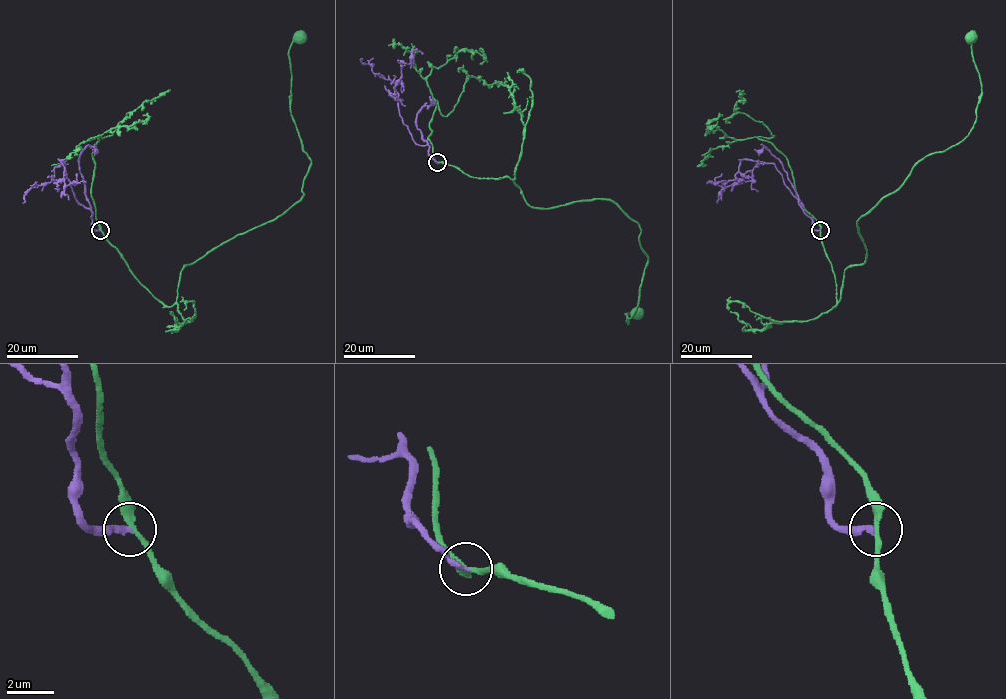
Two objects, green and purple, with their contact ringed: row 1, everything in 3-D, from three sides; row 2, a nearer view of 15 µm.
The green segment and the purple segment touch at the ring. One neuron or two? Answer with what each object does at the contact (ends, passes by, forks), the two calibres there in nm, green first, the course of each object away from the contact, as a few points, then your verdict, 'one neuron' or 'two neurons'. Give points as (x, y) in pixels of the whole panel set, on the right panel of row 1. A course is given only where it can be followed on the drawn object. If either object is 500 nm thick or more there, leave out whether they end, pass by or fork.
green passes by; purple ends; calibres 240 and 200 nm; course green (820, 230), (835, 306), (844, 272), (866, 257), (857, 221), (918, 162), (973, 126), (981, 81), (971, 38); course purple (820, 230), (813, 228), (804, 206), (772, 163), (757, 161), (752, 179), (723, 187), (716, 203); two neurons

